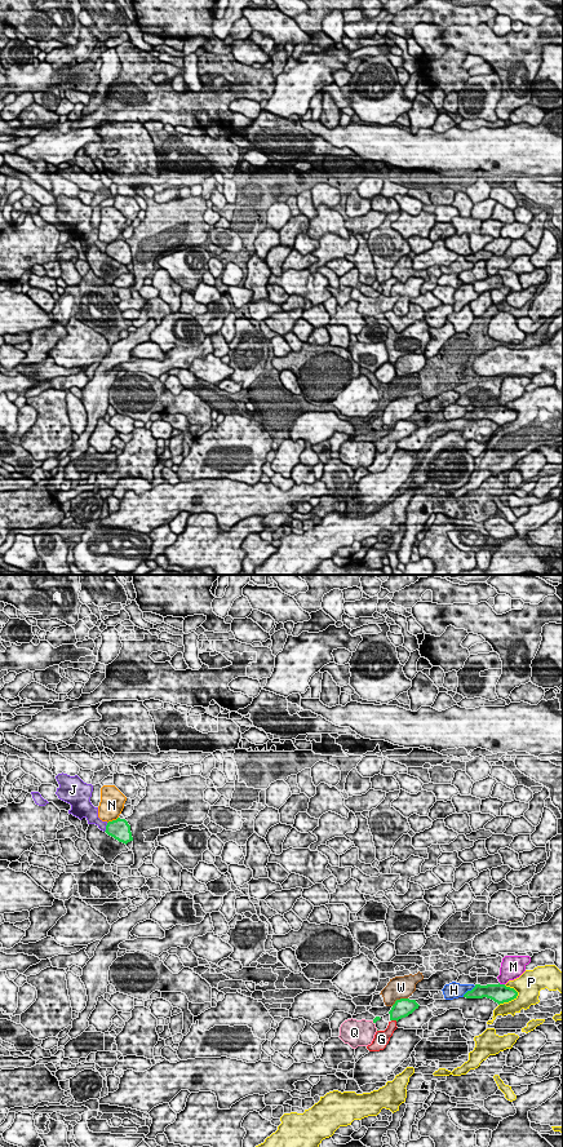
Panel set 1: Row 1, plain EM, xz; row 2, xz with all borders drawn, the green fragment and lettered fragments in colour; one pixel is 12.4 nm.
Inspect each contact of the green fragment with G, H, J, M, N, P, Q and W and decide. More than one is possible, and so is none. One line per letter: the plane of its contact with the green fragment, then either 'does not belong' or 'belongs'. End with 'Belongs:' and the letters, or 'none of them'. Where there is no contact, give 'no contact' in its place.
G: contact in xz; does not belong
H: contact in xz; does not belong
J: contact in xz; does not belong
M: contact in xz; does not belong
N: contact in xz; does not belong
P: contact in xz; does not belong
Q: no contact; does not belong
W: contact in xz; does not belong
Belongs: none of them

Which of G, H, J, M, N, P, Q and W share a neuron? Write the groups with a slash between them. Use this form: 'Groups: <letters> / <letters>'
Groups: G H / J / M / N / P / Q / W

